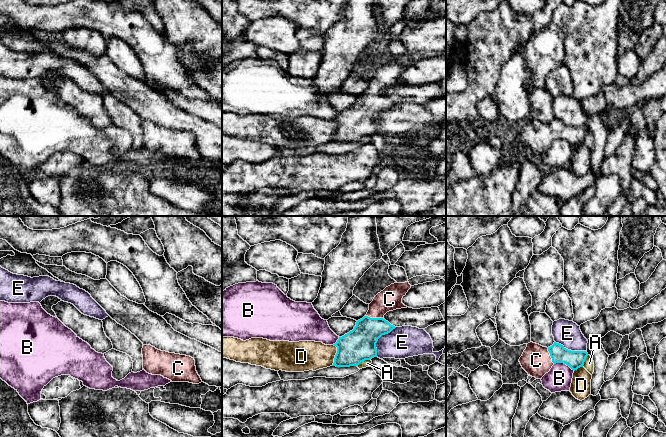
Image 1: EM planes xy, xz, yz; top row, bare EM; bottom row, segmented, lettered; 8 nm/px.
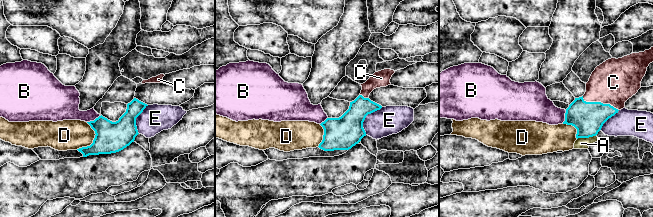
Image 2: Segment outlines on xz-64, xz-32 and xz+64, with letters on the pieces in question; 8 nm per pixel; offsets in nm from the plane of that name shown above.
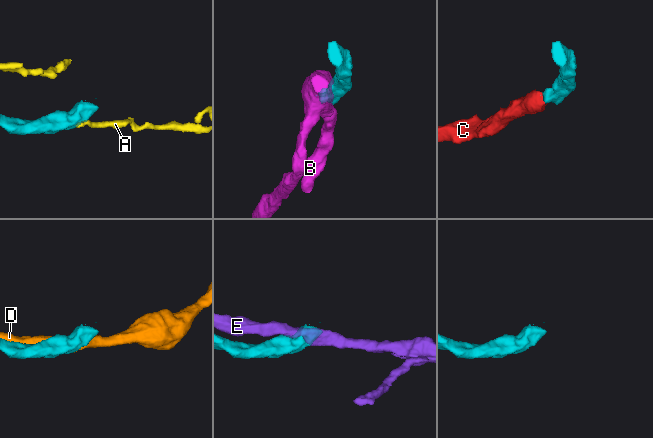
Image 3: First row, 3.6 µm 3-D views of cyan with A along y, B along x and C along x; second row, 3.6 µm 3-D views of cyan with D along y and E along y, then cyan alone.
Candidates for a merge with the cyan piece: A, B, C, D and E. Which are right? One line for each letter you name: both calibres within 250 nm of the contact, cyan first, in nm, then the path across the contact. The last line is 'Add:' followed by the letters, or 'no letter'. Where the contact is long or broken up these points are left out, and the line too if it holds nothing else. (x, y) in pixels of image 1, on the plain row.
C: 260 nm thick on the cyan side, 180 nm on the other; runs through xz (359, 120), (373, 101), (375, 94), (376, 88), (389, 75)
Add: C

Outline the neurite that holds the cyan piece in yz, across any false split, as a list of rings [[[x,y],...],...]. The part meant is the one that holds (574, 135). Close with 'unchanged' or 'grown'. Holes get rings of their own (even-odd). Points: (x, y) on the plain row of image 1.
[[[530,118],[519,138],[528,151],[542,155],[556,139],[564,139],[574,147],[583,143],[587,132],[586,127],[571,127],[556,118],[548,124]]]; grown

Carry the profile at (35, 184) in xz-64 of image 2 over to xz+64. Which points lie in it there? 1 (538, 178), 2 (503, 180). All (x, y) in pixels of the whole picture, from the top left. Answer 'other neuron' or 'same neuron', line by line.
1: same neuron
2: same neuron

